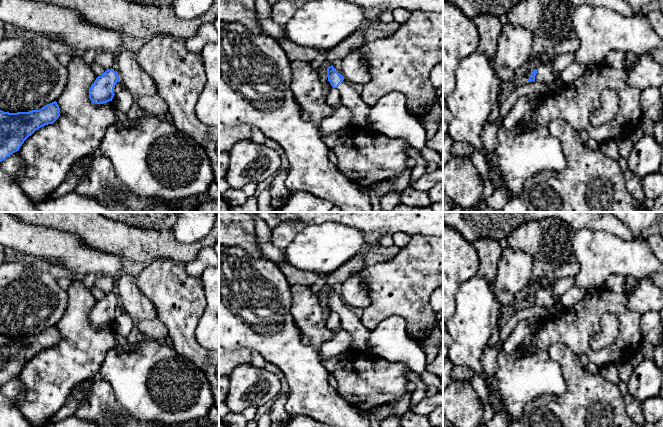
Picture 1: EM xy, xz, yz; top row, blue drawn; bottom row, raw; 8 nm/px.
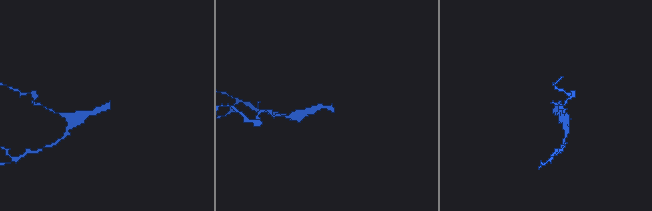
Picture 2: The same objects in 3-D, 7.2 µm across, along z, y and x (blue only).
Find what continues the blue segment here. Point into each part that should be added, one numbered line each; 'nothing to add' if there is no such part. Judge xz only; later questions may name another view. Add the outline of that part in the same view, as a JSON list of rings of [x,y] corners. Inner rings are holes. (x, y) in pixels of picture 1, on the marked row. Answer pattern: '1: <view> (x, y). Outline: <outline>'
1: xz (349, 97). Outline: [[[345,79],[336,88],[340,93],[340,103],[351,111],[351,123],[359,127],[367,127],[370,107],[365,104],[353,84]]]

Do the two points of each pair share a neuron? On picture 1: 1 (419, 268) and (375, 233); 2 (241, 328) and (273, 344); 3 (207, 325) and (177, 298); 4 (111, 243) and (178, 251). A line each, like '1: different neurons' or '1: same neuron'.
1: different neurons
2: same neuron
3: different neurons
4: same neuron

